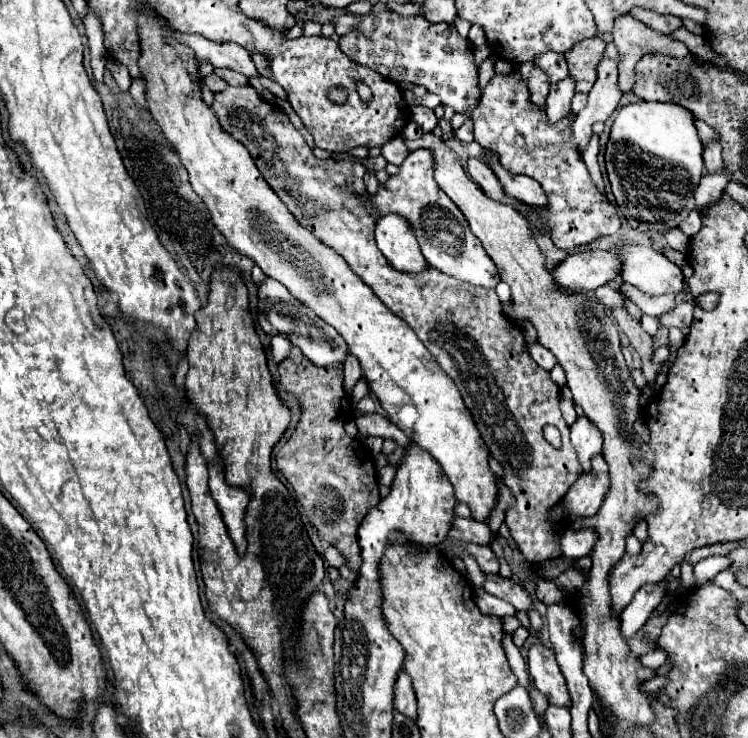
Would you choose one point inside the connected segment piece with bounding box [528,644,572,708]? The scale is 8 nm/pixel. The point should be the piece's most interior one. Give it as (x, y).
(546, 675)

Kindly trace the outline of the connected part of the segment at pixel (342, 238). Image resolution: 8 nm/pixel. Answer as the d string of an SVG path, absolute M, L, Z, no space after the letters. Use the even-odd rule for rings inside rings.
M228 86L214 96L212 110L222 128L248 148L260 174L300 226L308 228L316 240L346 260L354 274L416 332L420 342L460 388L464 404L472 412L492 458L504 468L504 484L516 496L516 506L506 514L506 526L524 558L530 564L560 558L560 536L568 524L556 520L552 510L562 502L568 488L582 474L582 468L558 408L560 388L552 382L550 372L528 356L524 334L502 314L496 292L472 288L472 284L464 284L432 266L420 274L394 270L374 240L378 212L370 206L370 194L362 182L366 174L364 164L356 160L318 160L288 116L276 104L266 102L252 86ZM546 424L562 428L560 450L544 440L542 428Z

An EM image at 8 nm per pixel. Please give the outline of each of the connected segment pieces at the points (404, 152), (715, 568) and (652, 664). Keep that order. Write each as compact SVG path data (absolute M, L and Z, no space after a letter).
M400 136L392 138L388 144L382 146L382 156L390 162L390 164L396 164L400 166L404 162L404 158L408 156L408 148L404 144L404 140L400 140Z
M710 556L700 560L698 564L694 564L694 578L696 578L696 586L706 584L710 578L714 578L718 572L730 568L728 558L724 556Z
M662 650L660 652L650 652L650 654L642 656L640 662L642 662L642 666L656 670L656 668L660 668L666 662L666 652L662 652Z

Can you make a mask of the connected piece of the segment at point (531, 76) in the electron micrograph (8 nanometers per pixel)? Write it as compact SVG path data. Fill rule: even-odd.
M522 64L520 68L520 74L524 76L526 84L528 84L528 90L530 90L530 100L534 104L544 104L546 102L546 96L548 96L548 76L544 74L544 70L536 64Z

